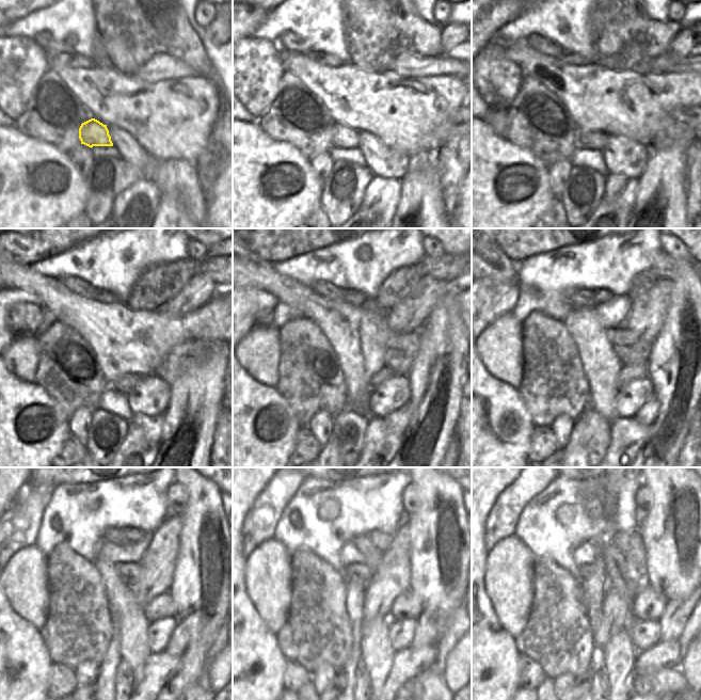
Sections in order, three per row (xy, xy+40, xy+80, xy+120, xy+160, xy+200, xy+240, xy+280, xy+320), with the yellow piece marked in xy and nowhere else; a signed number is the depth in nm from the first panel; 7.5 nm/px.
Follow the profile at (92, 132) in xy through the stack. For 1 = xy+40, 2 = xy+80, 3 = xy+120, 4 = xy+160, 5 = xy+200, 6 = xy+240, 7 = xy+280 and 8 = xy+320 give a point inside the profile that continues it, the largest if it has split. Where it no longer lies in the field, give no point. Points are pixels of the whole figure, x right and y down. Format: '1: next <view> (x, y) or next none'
1: next xy+40 (344, 137)
2: next xy+80 (591, 140)
3: next xy+120 (126, 382)
4: next xy+160 (386, 372)
5: next xy+200 (631, 371)
6: next xy+240 (163, 606)
7: next xy+280 (408, 604)
8: next xy+320 (649, 604)

